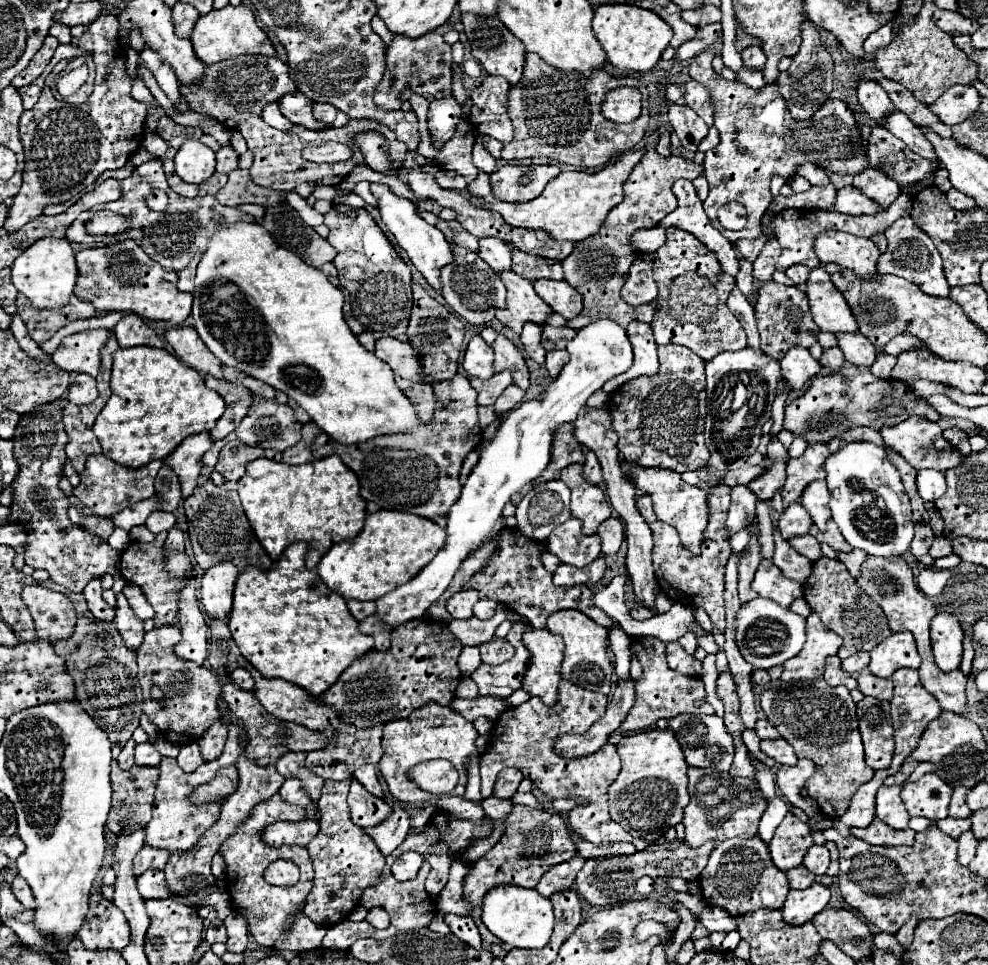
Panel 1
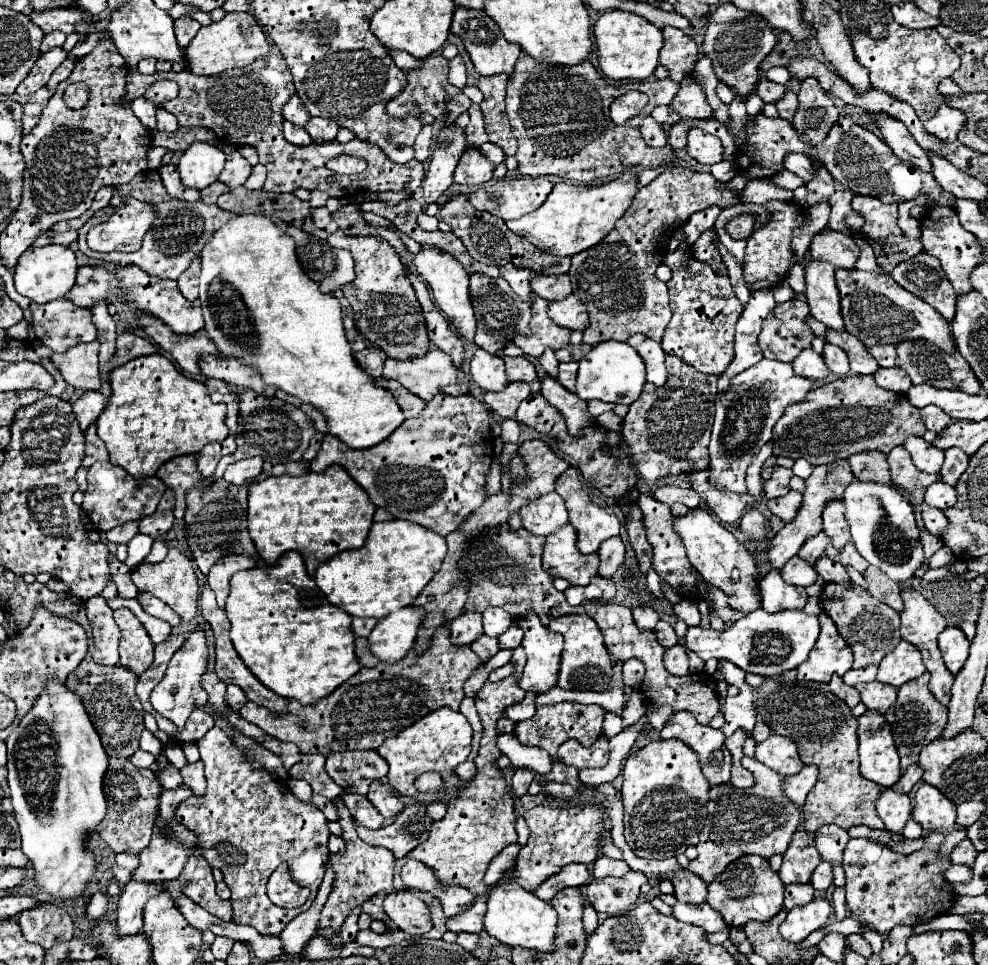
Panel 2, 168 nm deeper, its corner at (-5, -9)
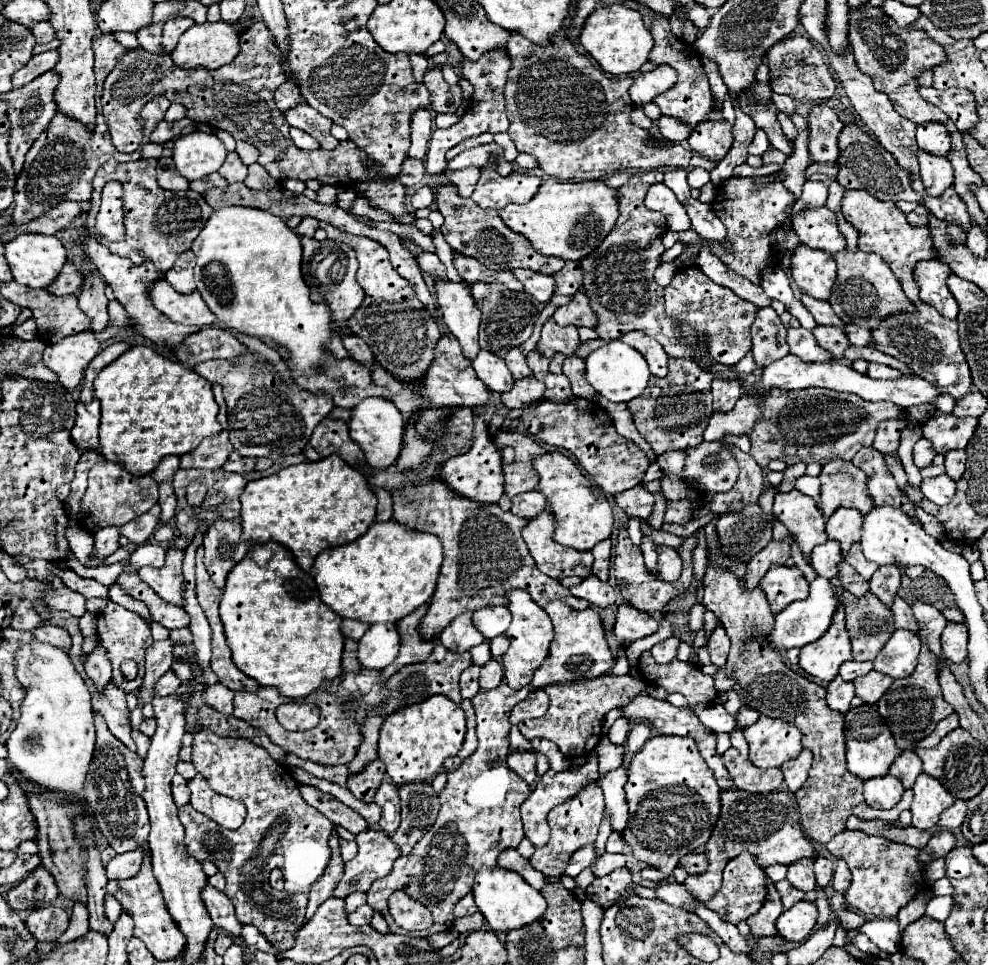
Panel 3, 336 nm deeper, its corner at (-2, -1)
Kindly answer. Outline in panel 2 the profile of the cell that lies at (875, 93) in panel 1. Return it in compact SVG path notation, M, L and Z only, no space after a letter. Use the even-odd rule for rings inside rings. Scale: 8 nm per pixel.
M877 113L879 115L879 131L885 139L885 143L893 149L893 153L903 159L909 161L913 165L917 165L919 169L931 173L931 159L927 159L927 151L921 149L915 139L911 139L911 133L907 131L907 127L903 127L903 123L899 123L897 119L887 117L885 113Z

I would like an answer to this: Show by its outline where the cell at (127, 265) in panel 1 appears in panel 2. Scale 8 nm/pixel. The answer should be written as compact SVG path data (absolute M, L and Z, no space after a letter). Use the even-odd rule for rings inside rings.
M135 265L113 267L113 271L109 271L107 267L79 267L75 287L65 297L69 301L73 301L75 305L87 307L87 309L93 307L97 301L109 301L109 299L123 297L127 303L133 303L137 309L147 311L147 313L155 315L157 319L161 319L165 325L169 325L179 335L193 335L203 329L203 315L201 315L199 301L189 303L181 295L175 281L145 275L145 271L141 271Z

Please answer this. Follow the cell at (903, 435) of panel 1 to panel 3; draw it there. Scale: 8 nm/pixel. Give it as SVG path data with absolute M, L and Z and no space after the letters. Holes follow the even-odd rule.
M918 439L914 445L914 463L916 467L928 467L934 459L936 451L932 447L932 443L928 443L928 439Z

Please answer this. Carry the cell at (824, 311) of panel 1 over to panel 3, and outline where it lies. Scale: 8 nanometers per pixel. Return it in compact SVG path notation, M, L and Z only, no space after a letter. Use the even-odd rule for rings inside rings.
M800 245L792 253L790 271L804 295L820 301L830 299L830 291L836 279L836 263L832 255L828 255L826 251L812 251L810 247Z

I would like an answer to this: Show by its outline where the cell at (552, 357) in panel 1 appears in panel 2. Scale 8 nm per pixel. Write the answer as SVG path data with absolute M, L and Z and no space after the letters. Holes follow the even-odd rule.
M561 363L559 365L559 377L557 381L569 389L571 393L575 393L575 379L577 379L577 363Z

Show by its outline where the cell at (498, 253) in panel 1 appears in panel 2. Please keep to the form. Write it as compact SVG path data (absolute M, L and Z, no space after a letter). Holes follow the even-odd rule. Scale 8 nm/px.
M511 263L503 265L499 271L501 271L501 277L503 277L503 279L511 285L511 289L519 295L519 299L525 301L525 303L531 303L533 291L531 291L529 279L531 279L533 273L529 273L527 269L517 269L517 267L513 267Z

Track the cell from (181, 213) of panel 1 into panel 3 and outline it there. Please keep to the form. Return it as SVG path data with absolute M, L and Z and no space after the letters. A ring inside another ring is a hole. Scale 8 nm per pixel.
M138 159L134 163L114 163L114 167L102 167L93 179L92 201L94 207L86 215L86 229L94 233L96 216L101 202L103 187L108 181L120 181L124 185L124 225L126 225L126 239L120 243L104 241L110 253L128 257L132 263L140 265L142 261L154 263L156 269L168 271L182 251L190 249L192 241L198 237L214 209L204 201L202 195L194 191L174 193L158 187L156 183L156 159Z

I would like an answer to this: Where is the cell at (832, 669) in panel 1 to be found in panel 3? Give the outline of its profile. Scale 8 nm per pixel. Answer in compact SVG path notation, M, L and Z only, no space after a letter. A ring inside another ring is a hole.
M836 675L830 683L828 683L828 689L826 689L826 701L832 709L840 711L840 713L846 713L850 709L850 701L854 697L854 685L844 681L840 675Z

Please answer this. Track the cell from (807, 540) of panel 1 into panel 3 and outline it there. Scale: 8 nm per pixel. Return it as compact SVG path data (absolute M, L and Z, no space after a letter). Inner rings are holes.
M838 563L838 577L840 583L846 591L850 591L852 595L860 597L864 593L868 593L868 581L860 575L856 575L856 571L852 571L852 567L848 567L848 563Z

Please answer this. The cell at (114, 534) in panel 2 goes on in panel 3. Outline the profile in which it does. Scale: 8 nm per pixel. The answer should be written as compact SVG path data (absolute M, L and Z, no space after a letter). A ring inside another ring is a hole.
M102 527L94 533L94 555L100 559L106 559L110 553L114 553L120 545L120 529L118 527Z

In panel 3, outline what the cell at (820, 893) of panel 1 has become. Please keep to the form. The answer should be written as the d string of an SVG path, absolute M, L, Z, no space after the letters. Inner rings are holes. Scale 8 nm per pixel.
M800 901L794 907L786 909L778 921L778 933L786 939L786 941L804 941L810 933L812 927L816 925L816 917L818 917L818 909L814 903L810 901Z

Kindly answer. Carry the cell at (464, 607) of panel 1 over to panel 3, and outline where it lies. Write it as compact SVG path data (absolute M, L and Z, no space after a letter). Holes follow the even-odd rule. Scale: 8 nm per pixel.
M466 611L458 615L442 633L440 643L448 647L450 651L468 651L474 645L480 645L484 641L484 635L474 627L472 623L472 611Z

